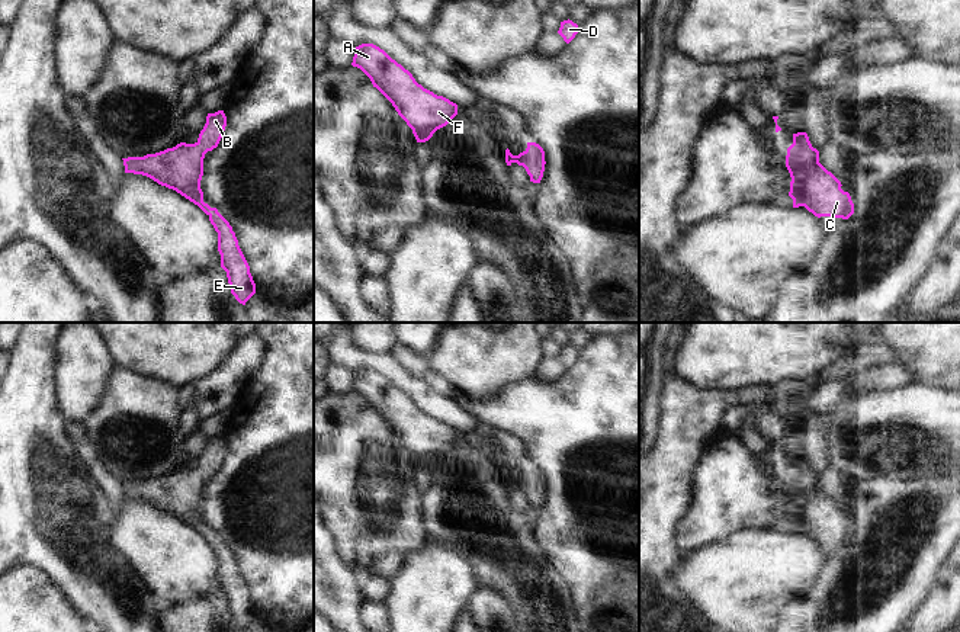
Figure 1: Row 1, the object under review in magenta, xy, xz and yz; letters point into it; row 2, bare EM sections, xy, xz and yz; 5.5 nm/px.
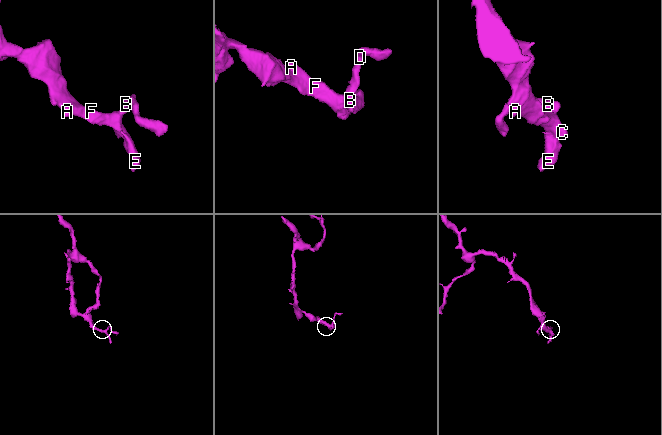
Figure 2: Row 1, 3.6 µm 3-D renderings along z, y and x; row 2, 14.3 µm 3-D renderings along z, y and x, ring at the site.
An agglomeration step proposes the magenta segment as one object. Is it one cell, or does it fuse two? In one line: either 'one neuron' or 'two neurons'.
one neuron

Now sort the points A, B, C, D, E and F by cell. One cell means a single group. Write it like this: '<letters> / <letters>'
A B C D E F

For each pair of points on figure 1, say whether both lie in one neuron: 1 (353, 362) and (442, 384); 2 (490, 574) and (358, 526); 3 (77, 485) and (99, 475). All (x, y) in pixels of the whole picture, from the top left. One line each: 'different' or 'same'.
1: different
2: different
3: different

